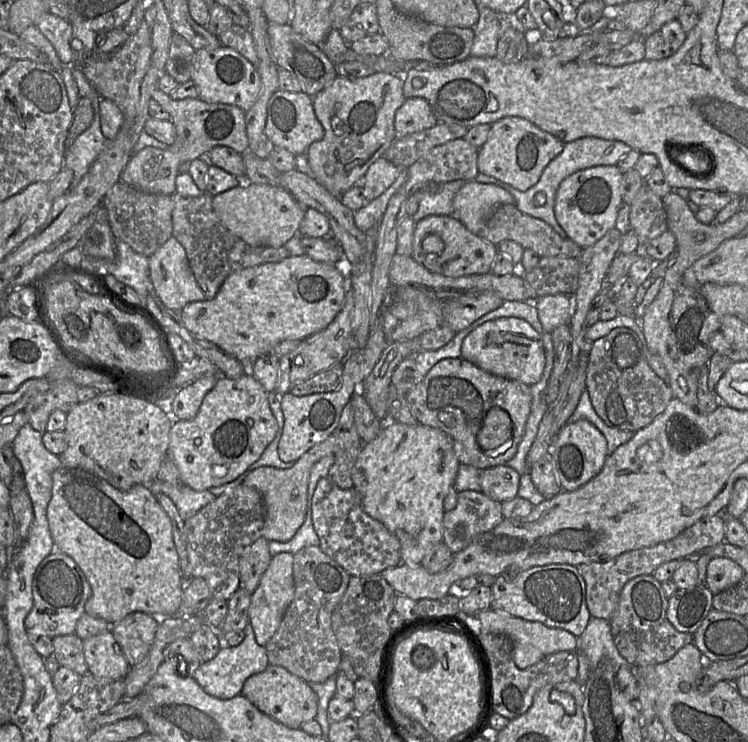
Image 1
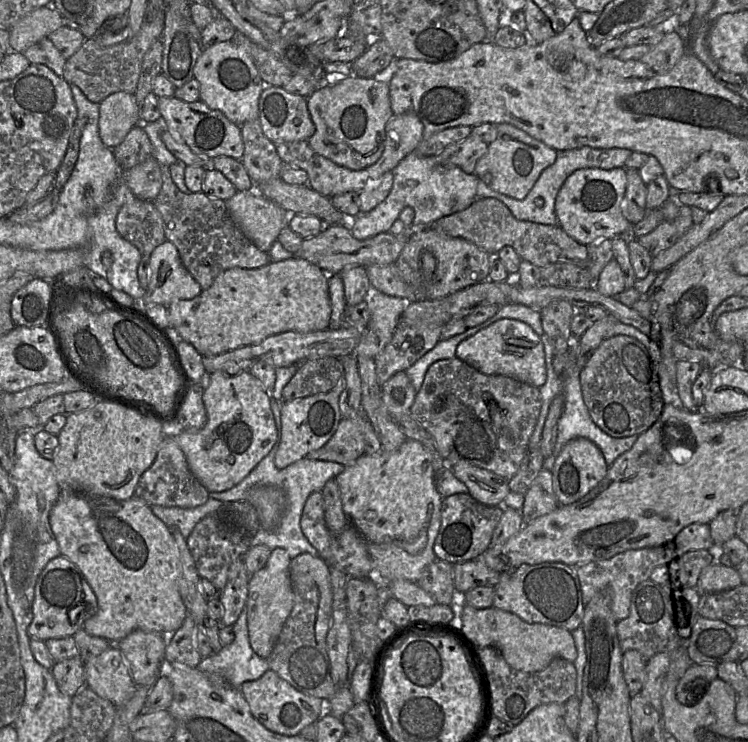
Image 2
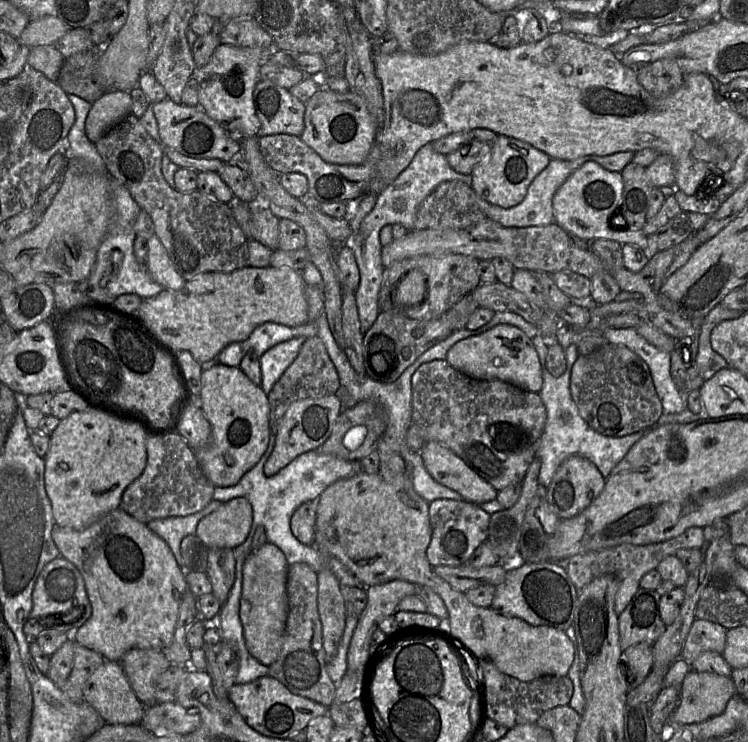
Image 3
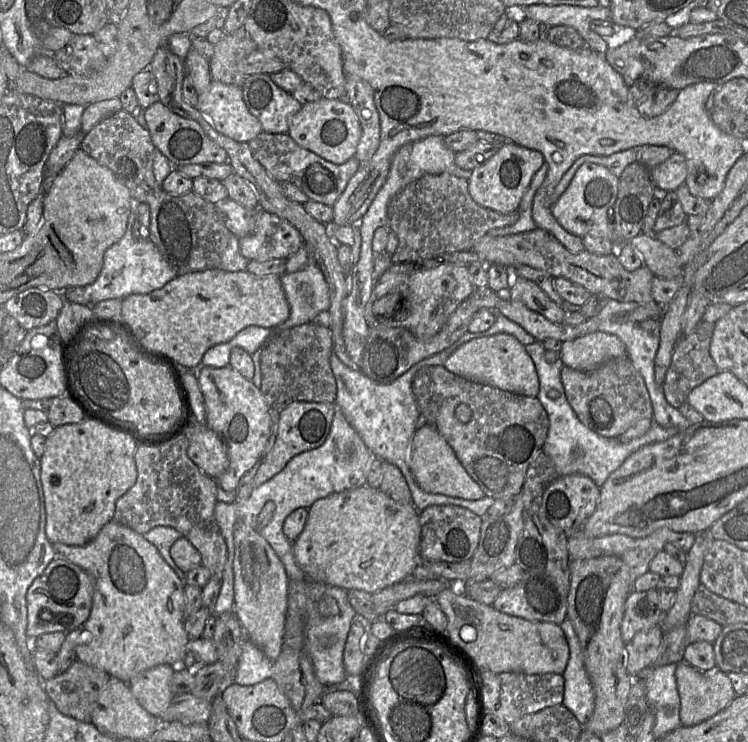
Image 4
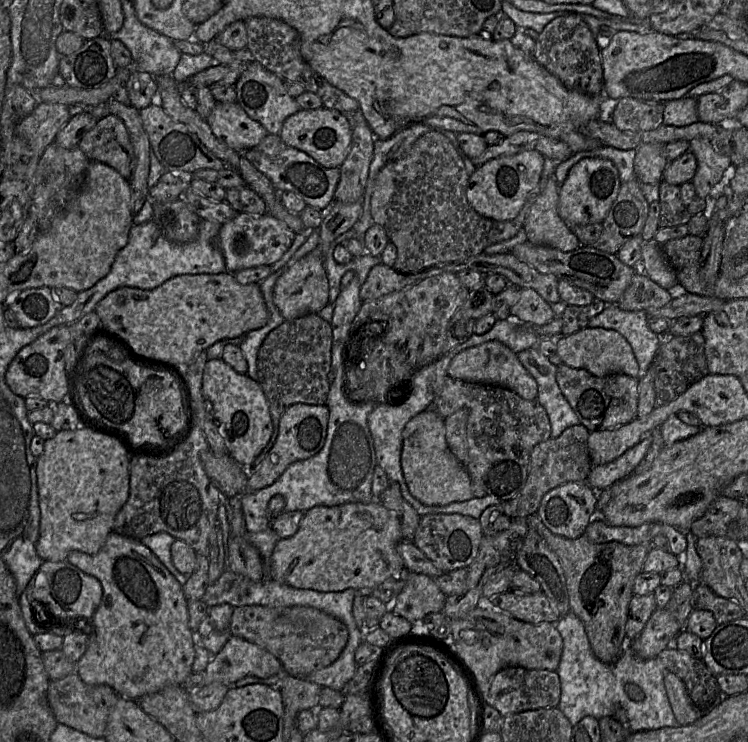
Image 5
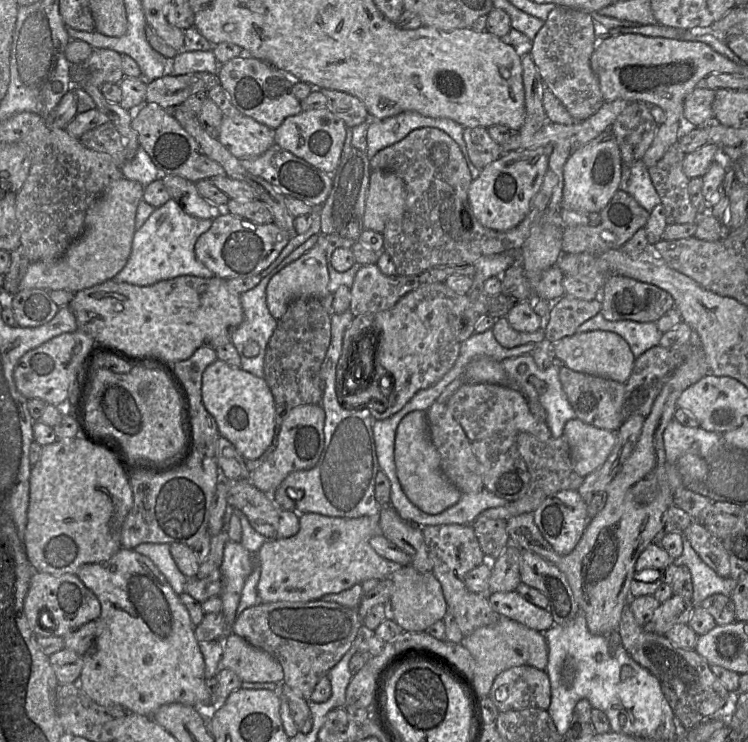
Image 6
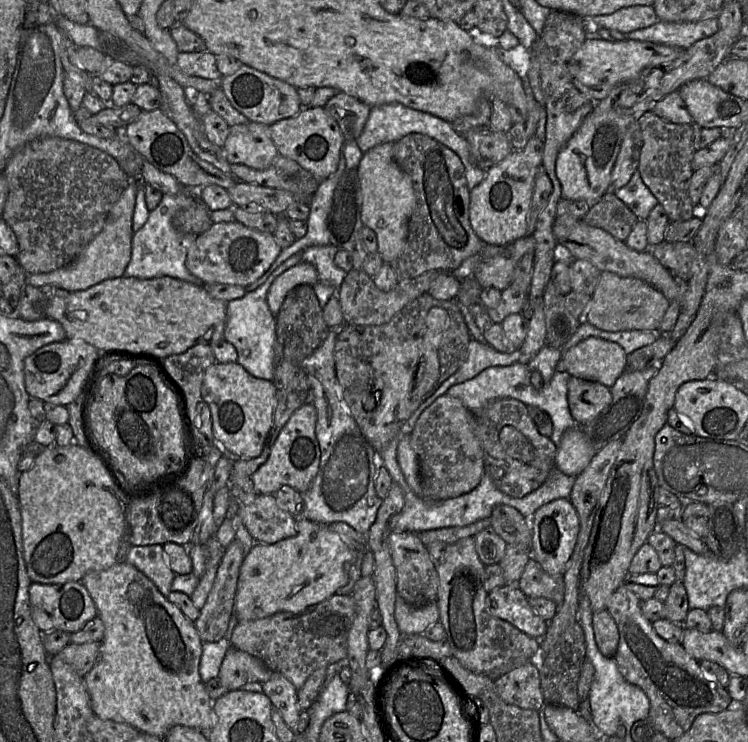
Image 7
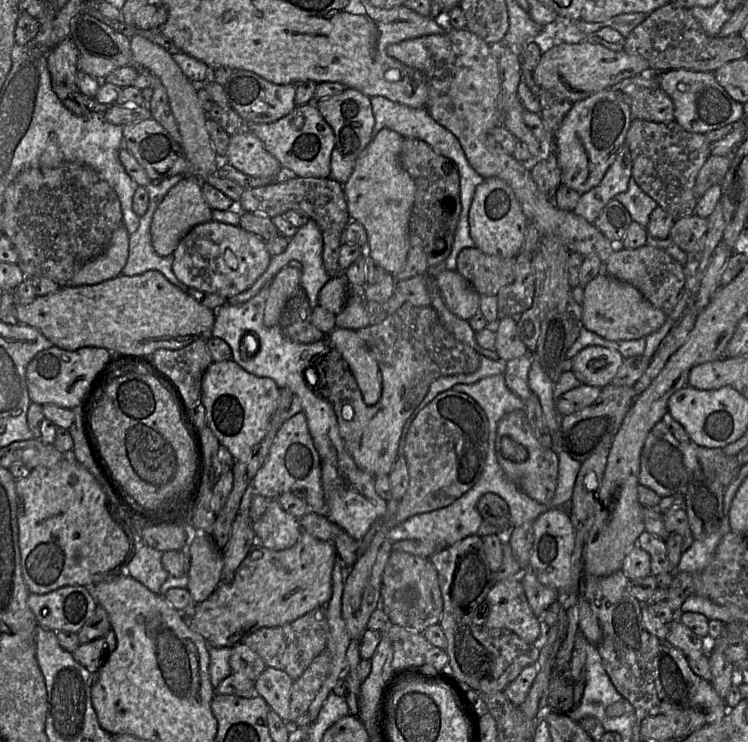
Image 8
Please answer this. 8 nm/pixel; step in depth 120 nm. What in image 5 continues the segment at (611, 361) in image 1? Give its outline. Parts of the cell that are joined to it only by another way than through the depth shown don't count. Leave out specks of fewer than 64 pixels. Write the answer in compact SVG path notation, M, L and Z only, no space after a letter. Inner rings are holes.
M557 366L556 381L578 417L580 424L590 432L613 429L630 423L637 417L639 379L625 374L596 377L584 369Z

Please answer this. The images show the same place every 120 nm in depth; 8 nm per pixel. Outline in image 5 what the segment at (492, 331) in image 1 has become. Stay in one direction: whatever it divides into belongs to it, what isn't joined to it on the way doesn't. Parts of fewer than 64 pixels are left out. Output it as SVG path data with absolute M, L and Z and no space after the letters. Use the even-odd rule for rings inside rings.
M489 341L457 354L447 370L449 377L467 382L507 388L525 400L536 400L537 383L524 368L516 353L499 341Z

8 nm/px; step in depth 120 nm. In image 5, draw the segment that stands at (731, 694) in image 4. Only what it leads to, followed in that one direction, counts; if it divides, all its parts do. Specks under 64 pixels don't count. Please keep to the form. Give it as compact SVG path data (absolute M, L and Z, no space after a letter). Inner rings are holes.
M666 672L664 685L679 726L690 725L703 716L704 712L692 703L684 682L678 676Z

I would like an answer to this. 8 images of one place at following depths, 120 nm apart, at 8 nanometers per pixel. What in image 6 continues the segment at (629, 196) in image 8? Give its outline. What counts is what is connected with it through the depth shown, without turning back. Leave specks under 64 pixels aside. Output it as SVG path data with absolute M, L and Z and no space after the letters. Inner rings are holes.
M638 160L630 166L622 166L619 190L631 195L649 213L661 203L648 169L642 160Z

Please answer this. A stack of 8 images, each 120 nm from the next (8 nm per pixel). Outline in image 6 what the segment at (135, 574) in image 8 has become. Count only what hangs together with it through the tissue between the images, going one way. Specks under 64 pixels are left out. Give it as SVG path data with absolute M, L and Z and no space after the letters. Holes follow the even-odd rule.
M142 543L134 550L147 556L164 575L177 595L184 593L184 586L188 578L181 573L177 567L171 553L168 543Z

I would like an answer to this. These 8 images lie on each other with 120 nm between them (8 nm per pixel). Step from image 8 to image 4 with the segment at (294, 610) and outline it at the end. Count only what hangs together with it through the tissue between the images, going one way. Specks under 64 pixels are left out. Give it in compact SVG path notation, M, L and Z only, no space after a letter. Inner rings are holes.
M367 484L354 489L333 493L325 498L318 499L308 508L308 517L305 527L299 537L292 542L292 549L295 560L308 577L316 582L328 586L339 587L345 590L362 590L371 594L376 593L388 586L402 582L412 571L421 564L419 553L421 529L419 524L419 511L413 504L394 501L378 488L369 487Z

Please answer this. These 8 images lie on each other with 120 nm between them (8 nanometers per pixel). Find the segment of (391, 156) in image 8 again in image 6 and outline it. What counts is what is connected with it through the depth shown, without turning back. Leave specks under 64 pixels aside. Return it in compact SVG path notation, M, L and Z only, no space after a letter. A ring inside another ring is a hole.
M371 170L369 179L363 225L366 230L382 233L390 220L403 215L405 186L401 178L387 170Z

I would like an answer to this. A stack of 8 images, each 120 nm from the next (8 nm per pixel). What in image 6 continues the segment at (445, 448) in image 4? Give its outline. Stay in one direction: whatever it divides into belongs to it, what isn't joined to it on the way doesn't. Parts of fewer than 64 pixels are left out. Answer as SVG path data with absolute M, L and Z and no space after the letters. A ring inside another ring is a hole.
M413 411L399 423L395 437L394 461L405 495L423 512L439 514L459 501L462 492L441 471L440 456L429 435L426 412Z

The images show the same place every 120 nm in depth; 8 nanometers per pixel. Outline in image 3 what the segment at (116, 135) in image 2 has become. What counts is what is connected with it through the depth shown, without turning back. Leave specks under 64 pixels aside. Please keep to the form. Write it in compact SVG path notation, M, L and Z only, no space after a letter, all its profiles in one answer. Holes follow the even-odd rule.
M108 91L91 104L85 121L87 138L96 143L111 128L131 114L132 100L127 91Z

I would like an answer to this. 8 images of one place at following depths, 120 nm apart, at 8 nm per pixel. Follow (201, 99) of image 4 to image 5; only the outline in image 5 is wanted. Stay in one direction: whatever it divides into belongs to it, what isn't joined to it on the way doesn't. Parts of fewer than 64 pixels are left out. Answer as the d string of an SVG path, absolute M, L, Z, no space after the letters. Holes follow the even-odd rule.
M217 102L206 121L220 141L238 152L255 147L268 135L264 126L250 118L237 102Z

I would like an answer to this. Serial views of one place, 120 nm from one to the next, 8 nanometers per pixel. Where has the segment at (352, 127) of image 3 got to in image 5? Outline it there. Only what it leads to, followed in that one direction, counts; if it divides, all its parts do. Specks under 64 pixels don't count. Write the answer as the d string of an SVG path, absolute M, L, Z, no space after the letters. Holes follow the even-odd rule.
M320 107L313 110L300 109L287 117L282 125L279 136L285 144L296 148L325 168L340 167L348 155L352 127L346 117L335 109Z

